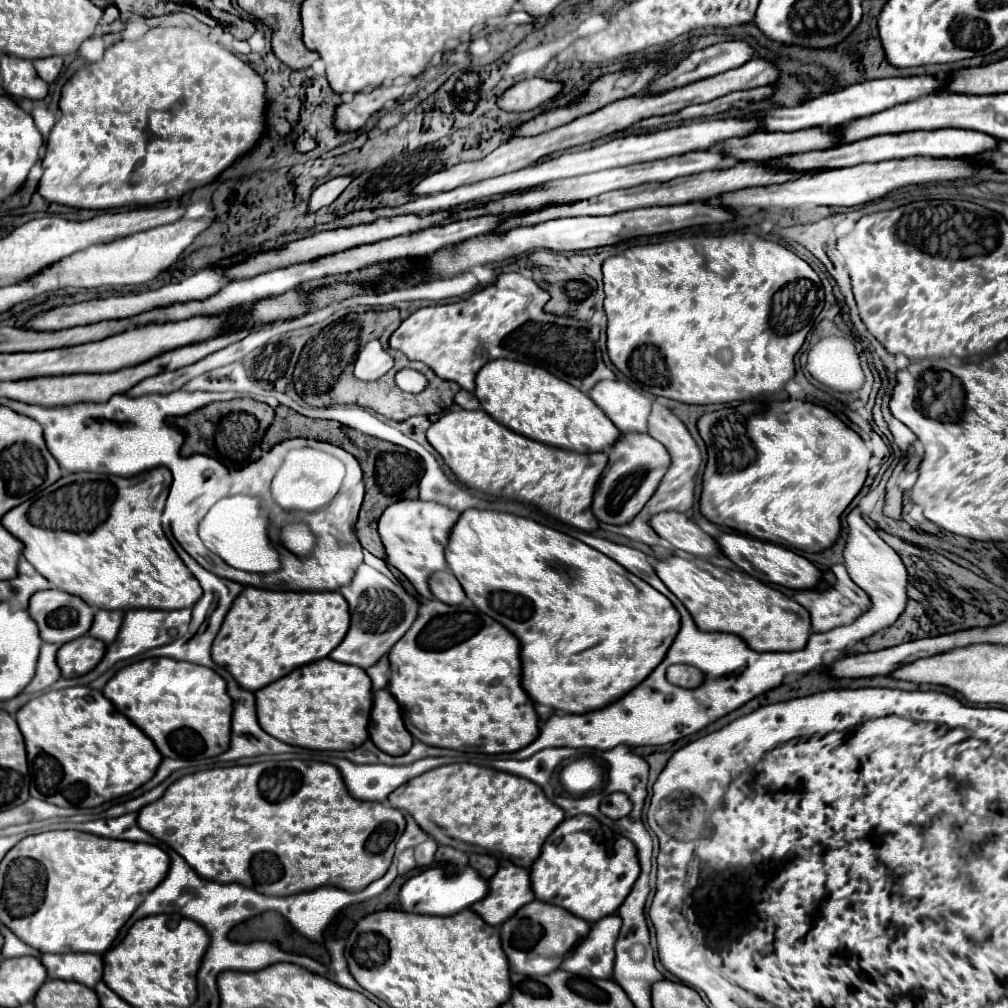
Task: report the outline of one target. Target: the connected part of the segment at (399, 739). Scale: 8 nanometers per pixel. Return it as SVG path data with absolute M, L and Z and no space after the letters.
M388 690L372 692L372 712L368 724L370 740L386 754L402 756L412 746L412 736L400 718L400 706L392 700Z

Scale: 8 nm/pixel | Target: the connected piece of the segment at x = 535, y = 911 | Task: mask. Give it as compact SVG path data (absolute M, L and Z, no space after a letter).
M534 900L522 906L508 922L502 924L502 950L508 956L510 970L524 976L544 976L560 968L562 960L588 936L590 924L572 912Z

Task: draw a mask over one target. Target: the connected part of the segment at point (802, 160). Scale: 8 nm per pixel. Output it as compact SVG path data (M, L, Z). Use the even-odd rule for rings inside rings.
M942 128L942 130L912 130L912 132L900 132L900 134L880 134L880 136L870 136L864 140L856 140L856 142L848 142L848 144L840 144L836 146L836 150L814 150L808 154L794 154L794 156L784 156L778 160L772 160L772 164L776 166L792 166L792 170L806 170L806 166L810 168L846 168L846 166L856 166L862 162L880 162L880 160L888 160L888 158L908 158L908 156L976 156L980 152L988 152L994 150L998 146L998 140L992 138L990 134L980 134L976 130L960 130L960 128Z

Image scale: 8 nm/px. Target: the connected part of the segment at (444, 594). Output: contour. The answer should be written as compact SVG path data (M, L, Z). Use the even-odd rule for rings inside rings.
M452 572L432 574L430 590L440 602L448 602L448 604L460 604L466 598L460 582L456 580L456 576Z

